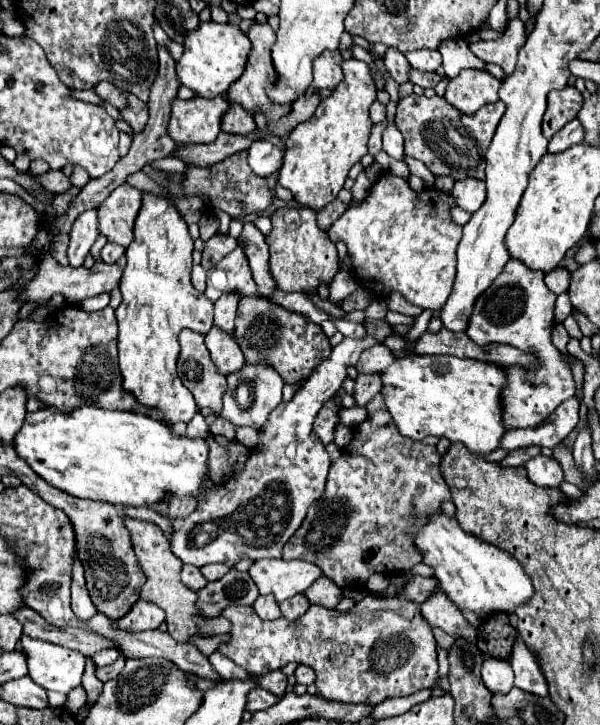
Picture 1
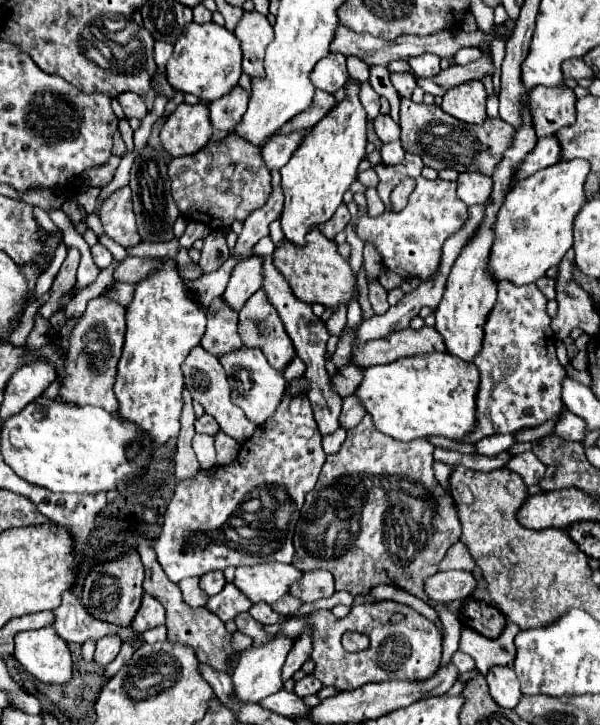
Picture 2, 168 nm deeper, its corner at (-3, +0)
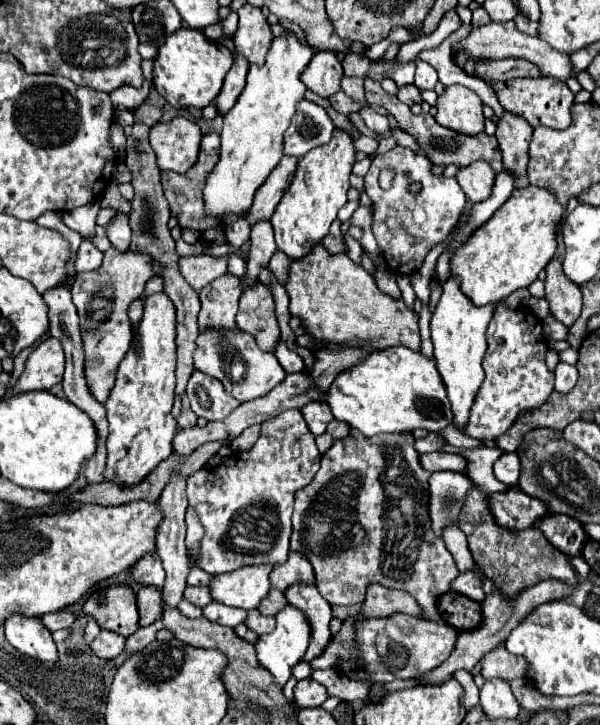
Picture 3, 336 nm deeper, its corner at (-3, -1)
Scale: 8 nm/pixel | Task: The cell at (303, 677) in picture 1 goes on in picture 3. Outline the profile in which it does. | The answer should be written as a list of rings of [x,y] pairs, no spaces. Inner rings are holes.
[[[302,679],[294,687],[294,701],[298,707],[320,707],[328,699],[326,687],[314,679]]]

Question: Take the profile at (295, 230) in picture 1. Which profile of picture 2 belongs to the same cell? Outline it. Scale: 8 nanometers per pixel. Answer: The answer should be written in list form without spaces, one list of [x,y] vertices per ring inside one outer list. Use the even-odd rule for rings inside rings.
[[[316,226],[310,228],[304,246],[292,244],[290,240],[282,240],[276,246],[272,258],[274,266],[290,284],[294,296],[306,304],[320,302],[324,306],[336,308],[340,302],[348,304],[348,300],[356,294],[356,278],[352,276],[350,264],[338,254],[334,240],[328,240]]]

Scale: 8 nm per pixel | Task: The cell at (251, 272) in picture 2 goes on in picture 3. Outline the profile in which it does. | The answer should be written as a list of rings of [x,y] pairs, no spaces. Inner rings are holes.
[[[258,221],[256,225],[252,225],[250,243],[252,243],[252,247],[250,247],[250,259],[246,261],[248,275],[242,279],[244,287],[258,283],[260,269],[268,265],[272,253],[276,251],[276,243],[274,243],[274,233],[272,233],[270,221]]]

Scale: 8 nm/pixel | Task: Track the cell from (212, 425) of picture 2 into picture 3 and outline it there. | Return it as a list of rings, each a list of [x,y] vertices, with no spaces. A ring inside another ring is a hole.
[[[182,407],[180,417],[176,421],[178,421],[178,427],[194,427],[196,425],[196,419],[198,417],[194,417],[194,413],[192,413],[190,407]]]

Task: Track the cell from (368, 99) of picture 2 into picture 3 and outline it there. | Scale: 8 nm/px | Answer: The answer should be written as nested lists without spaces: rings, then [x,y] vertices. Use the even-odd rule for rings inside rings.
[[[342,77],[342,91],[348,95],[348,97],[354,97],[354,101],[362,101],[366,103],[366,97],[364,97],[364,87],[362,87],[364,79],[360,77]]]

